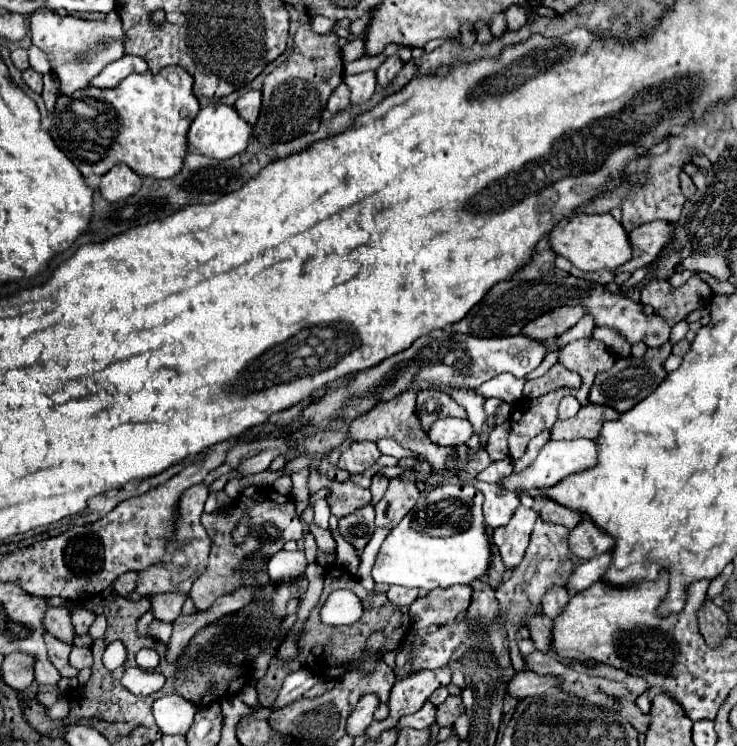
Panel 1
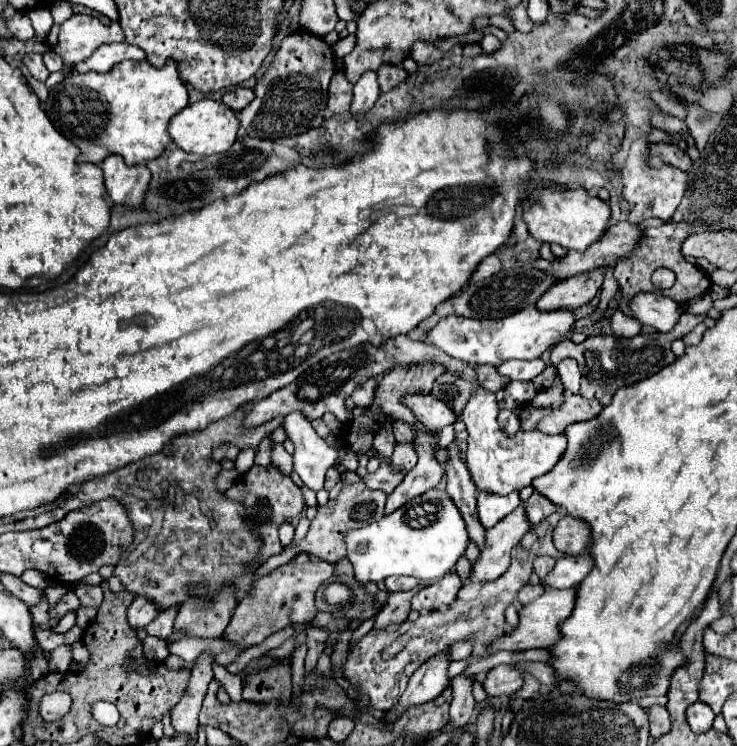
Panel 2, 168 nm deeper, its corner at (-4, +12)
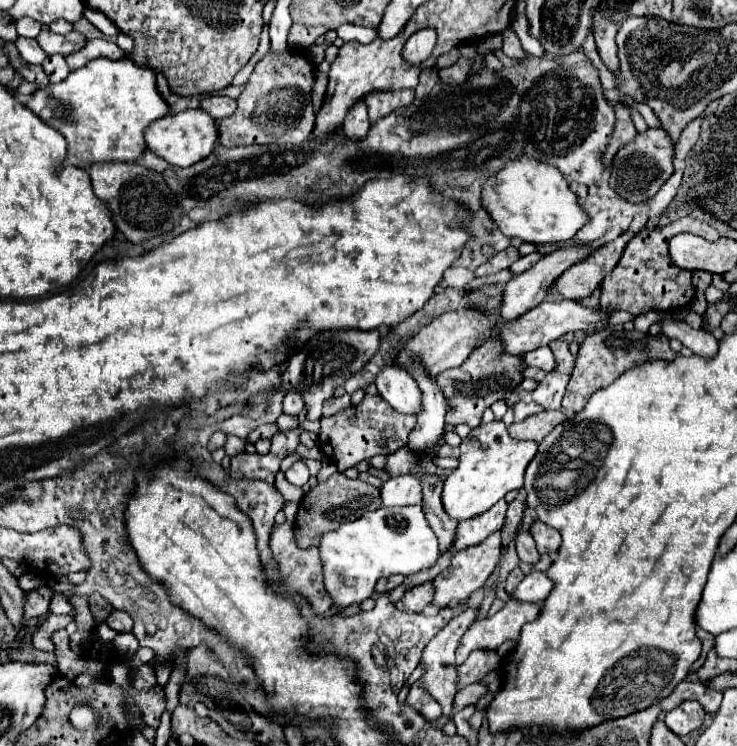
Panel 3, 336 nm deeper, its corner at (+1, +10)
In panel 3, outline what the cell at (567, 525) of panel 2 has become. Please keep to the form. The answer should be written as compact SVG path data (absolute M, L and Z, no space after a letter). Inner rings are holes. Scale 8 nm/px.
M535 520L533 528L531 528L531 536L535 538L537 550L539 550L541 554L555 556L555 554L559 552L559 546L561 546L561 534L555 532L551 526L543 524L541 520Z

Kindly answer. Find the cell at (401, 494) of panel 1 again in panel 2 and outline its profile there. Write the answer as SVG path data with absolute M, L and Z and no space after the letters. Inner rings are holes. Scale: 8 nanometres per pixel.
M406 442L406 444L396 444L394 446L394 454L392 454L392 466L398 470L398 468L402 468L402 472L406 474L414 464L416 464L416 452L414 452L414 448L412 448L412 444L410 442Z

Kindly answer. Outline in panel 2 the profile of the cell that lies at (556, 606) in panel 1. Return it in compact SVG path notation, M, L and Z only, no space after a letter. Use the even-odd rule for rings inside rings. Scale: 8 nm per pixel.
M536 556L532 564L534 564L534 572L536 572L540 578L544 578L544 576L552 570L552 566L556 564L556 558L552 558L552 556Z

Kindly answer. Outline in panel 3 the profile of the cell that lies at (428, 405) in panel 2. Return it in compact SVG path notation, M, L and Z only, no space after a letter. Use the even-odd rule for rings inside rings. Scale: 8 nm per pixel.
M387 366L377 374L377 390L383 400L387 400L397 412L417 416L423 408L423 392L417 382L397 366Z

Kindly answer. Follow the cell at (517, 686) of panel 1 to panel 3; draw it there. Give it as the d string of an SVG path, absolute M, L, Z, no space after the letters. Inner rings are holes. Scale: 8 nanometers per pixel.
M481 682L469 684L469 686L465 686L463 690L457 692L457 696L455 696L455 708L459 710L459 708L463 708L467 704L477 704L477 700L481 696L485 696L487 692L489 692L489 688L485 684L481 684Z

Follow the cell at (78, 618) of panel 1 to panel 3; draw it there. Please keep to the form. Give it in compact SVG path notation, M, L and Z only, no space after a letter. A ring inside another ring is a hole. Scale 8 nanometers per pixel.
M47 586L29 592L29 598L27 598L27 618L31 618L31 616L47 618L51 598L53 598L53 590L47 588ZM31 594L35 594L35 596L31 596Z

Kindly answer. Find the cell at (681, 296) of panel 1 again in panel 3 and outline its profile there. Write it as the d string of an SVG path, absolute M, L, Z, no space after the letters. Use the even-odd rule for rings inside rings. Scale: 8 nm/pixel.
M679 218L667 226L661 228L643 228L637 232L629 244L623 250L623 256L619 264L613 268L613 272L601 282L601 308L603 310L625 310L633 316L645 314L649 310L671 310L677 306L691 304L695 296L695 288L691 284L691 272L677 268L669 254L667 246L673 236L679 232L689 232L689 234L701 234L707 240L719 240L721 234L707 222L697 220L697 218Z

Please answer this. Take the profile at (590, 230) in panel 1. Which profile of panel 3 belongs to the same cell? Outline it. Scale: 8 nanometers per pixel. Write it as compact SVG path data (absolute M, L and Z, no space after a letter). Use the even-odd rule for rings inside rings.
M517 158L515 162L509 162L493 178L493 182L489 180L483 188L483 206L493 214L493 220L505 236L520 238L531 244L567 242L589 222L577 194L571 192L561 172L531 158Z

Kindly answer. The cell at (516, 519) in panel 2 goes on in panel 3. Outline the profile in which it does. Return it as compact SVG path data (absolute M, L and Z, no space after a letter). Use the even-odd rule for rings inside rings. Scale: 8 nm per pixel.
M501 530L489 534L489 538L485 538L483 542L475 544L475 546L469 546L467 550L459 550L453 554L453 560L451 560L451 566L447 568L447 572L439 574L435 580L433 580L433 586L435 586L435 600L433 604L435 606L457 606L459 602L467 600L475 590L483 588L487 584L487 580L491 578L495 566L499 564L499 558L501 558L501 552L503 552L503 544L501 544Z

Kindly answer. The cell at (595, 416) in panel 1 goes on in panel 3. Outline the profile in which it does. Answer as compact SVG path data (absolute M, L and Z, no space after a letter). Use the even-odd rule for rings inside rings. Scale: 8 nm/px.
M543 410L535 416L529 416L523 422L511 424L509 434L519 440L535 440L541 442L557 424L565 422L567 416L561 410Z

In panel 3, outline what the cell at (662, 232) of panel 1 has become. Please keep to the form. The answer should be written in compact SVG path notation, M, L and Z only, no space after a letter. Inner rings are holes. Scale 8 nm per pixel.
M577 244L577 246L569 246L569 248L561 248L555 250L551 254L547 254L543 260L539 260L533 268L529 268L527 272L521 272L517 276L513 276L507 286L505 286L505 300L503 300L503 310L501 310L501 318L519 318L519 314L525 314L527 310L531 310L531 306L537 306L539 302L545 300L547 296L547 288L573 264L581 262L583 258L591 256L597 248L591 248L591 244Z

